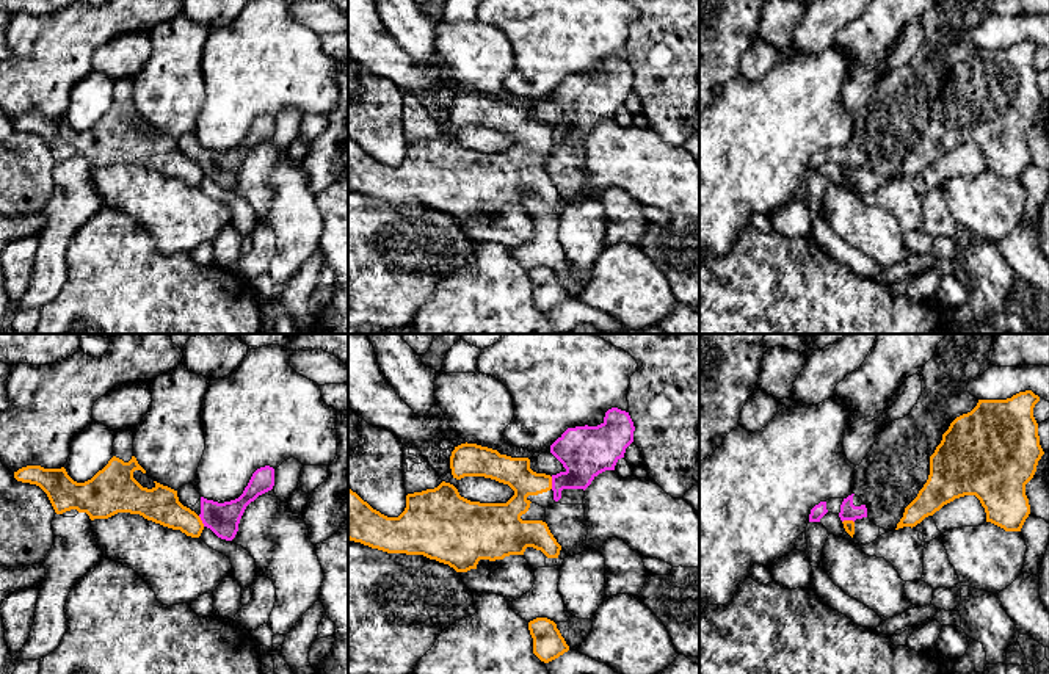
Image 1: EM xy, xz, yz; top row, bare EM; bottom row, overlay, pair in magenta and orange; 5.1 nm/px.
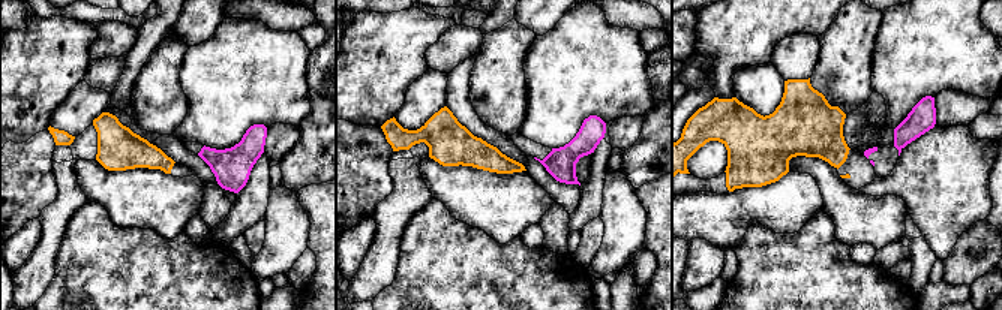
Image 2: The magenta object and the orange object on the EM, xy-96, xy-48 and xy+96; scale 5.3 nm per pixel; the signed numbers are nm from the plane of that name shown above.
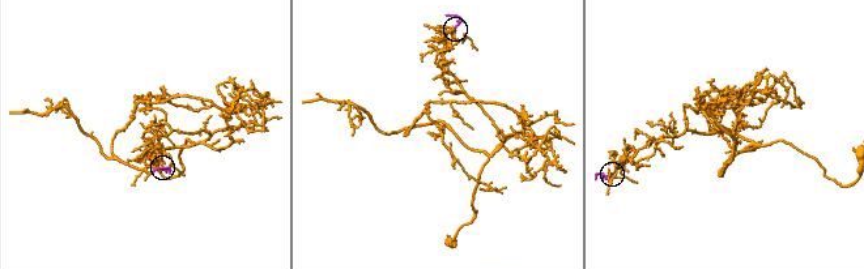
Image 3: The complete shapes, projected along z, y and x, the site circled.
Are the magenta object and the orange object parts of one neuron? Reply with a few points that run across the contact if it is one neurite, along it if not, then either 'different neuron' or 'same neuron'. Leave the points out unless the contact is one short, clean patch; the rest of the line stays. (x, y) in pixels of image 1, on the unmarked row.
line xz (551, 126), (552, 137); different neuron

